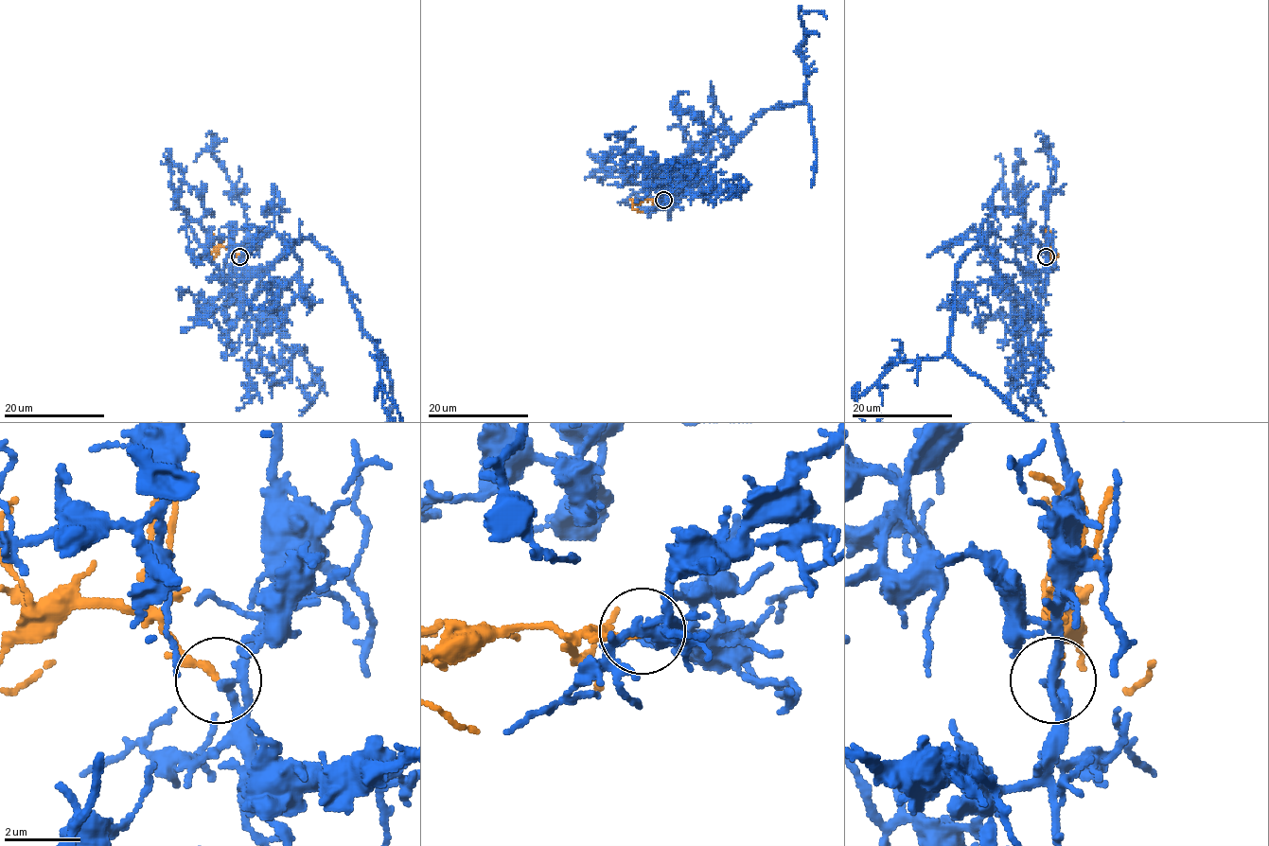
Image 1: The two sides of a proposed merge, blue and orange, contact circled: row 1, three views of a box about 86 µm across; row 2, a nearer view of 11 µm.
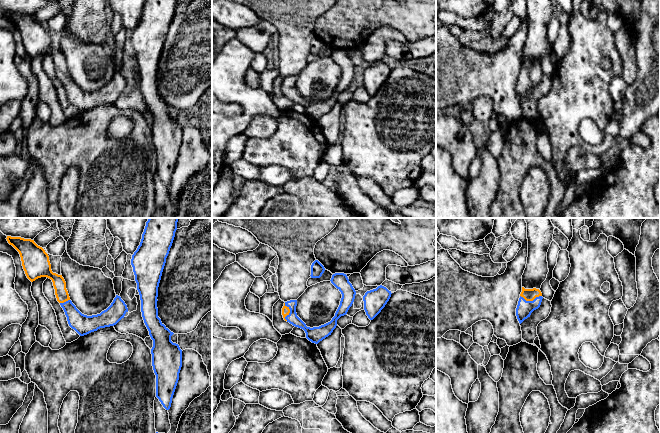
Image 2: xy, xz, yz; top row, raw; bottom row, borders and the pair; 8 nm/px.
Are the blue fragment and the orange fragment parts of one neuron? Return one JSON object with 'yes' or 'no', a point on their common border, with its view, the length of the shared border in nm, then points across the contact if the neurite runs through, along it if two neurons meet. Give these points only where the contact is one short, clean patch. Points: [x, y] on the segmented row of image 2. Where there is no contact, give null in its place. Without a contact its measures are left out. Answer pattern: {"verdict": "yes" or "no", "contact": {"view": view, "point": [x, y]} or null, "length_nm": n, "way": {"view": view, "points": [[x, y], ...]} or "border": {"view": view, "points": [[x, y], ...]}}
{"verdict": "yes", "contact": {"view": "yz", "point": [531, 301]}, "length_nm": 180, "way": {"view": "yz", "points": [[524, 308], [531, 301], [528, 294]]}}

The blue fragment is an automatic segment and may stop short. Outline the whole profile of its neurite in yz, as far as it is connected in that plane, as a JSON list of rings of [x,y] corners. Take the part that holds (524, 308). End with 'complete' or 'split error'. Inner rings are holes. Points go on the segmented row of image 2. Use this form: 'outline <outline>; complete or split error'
outline [[[522,287],[522,292],[516,308],[516,316],[520,324],[530,317],[534,310],[540,307],[542,299],[542,293],[539,289],[525,289]]]; split error

